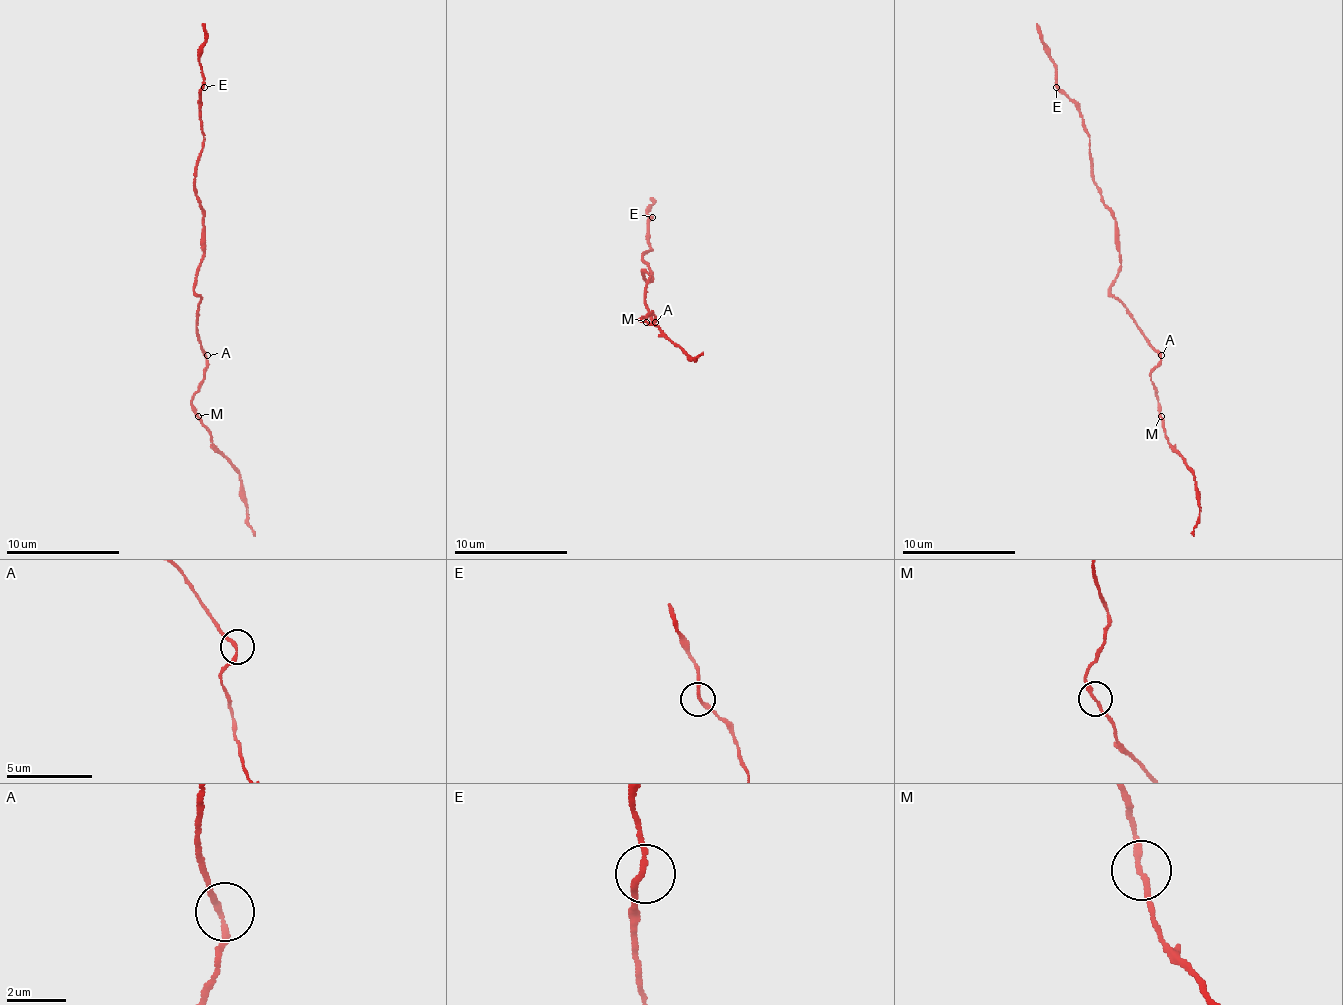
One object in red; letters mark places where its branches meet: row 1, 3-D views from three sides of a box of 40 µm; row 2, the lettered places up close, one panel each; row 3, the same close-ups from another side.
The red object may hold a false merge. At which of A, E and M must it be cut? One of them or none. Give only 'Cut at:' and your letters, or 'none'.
Cut at: M

